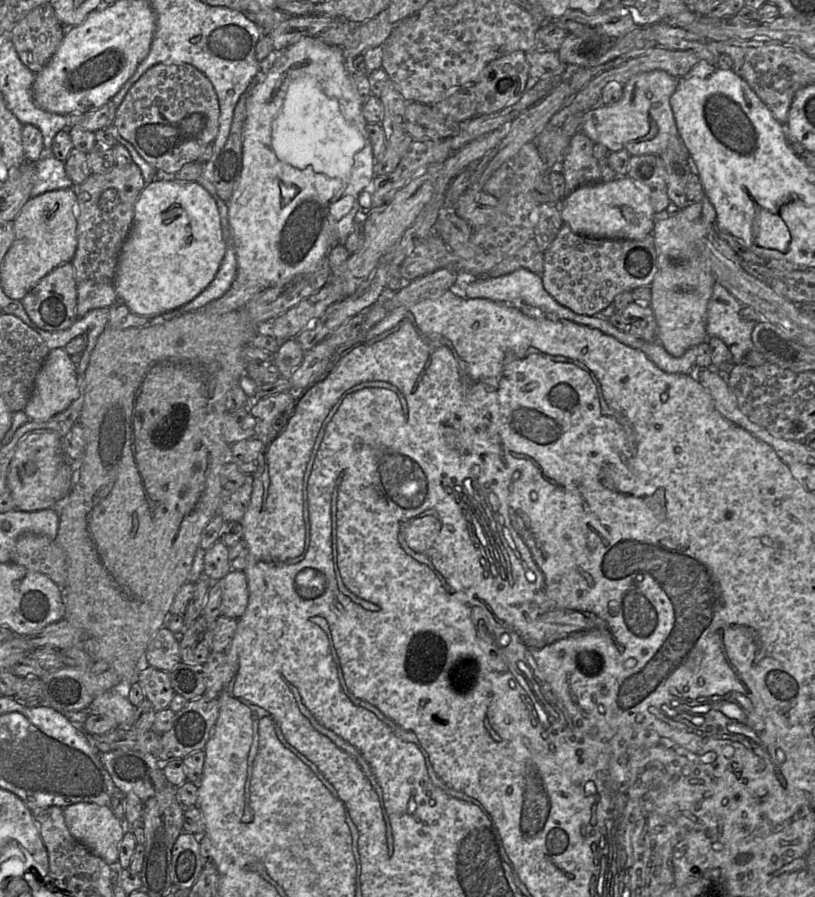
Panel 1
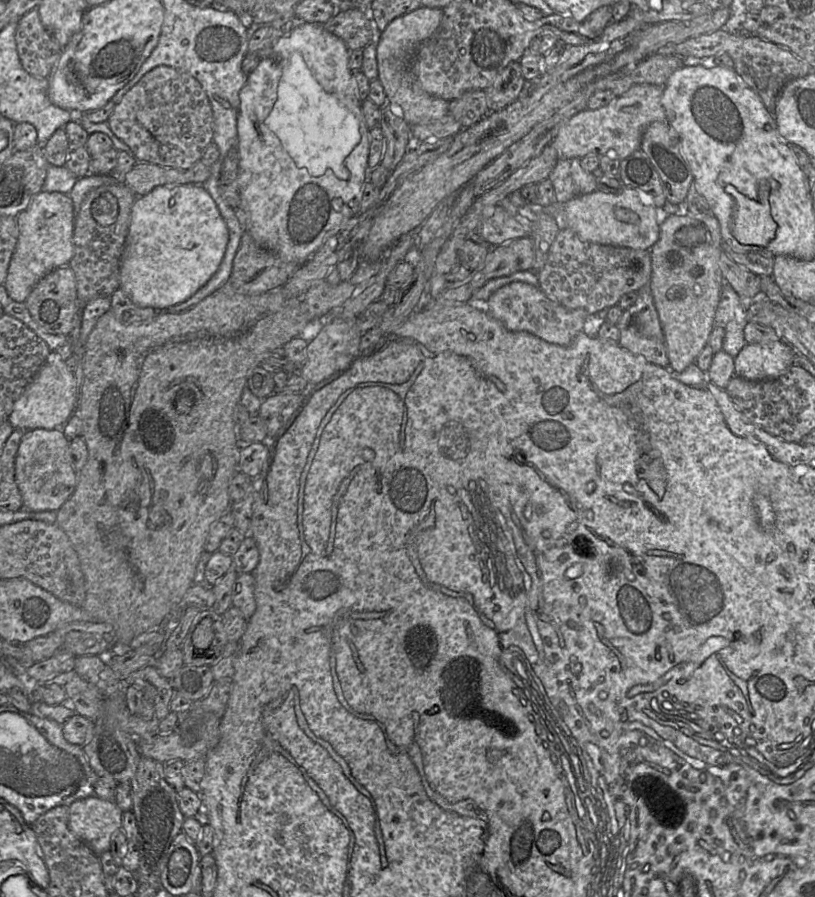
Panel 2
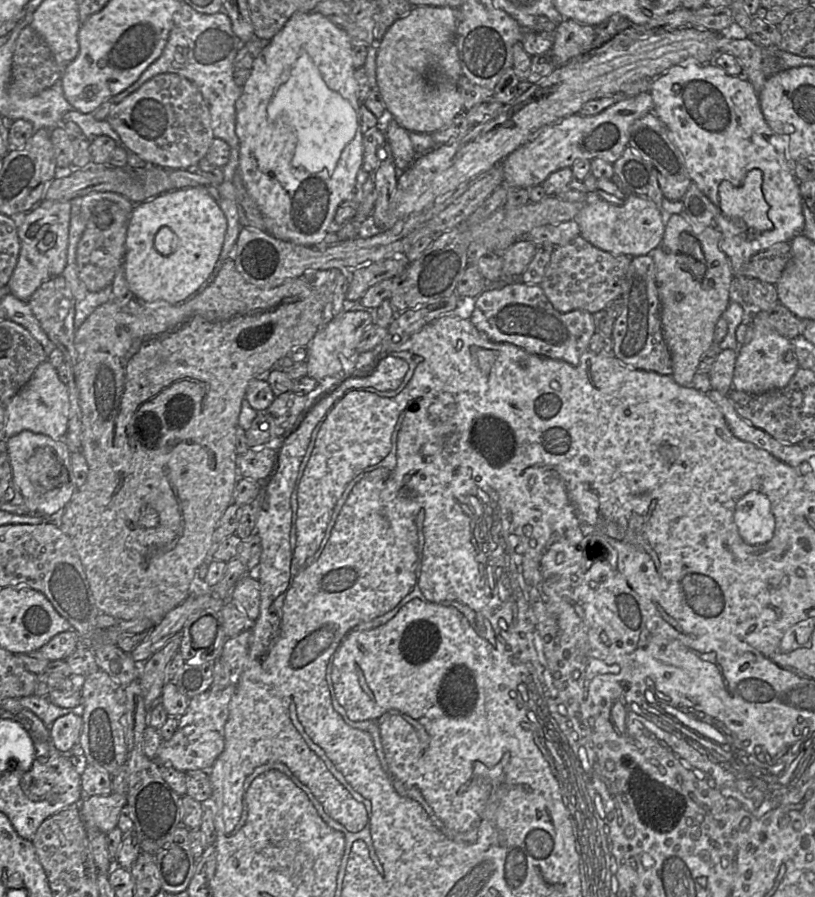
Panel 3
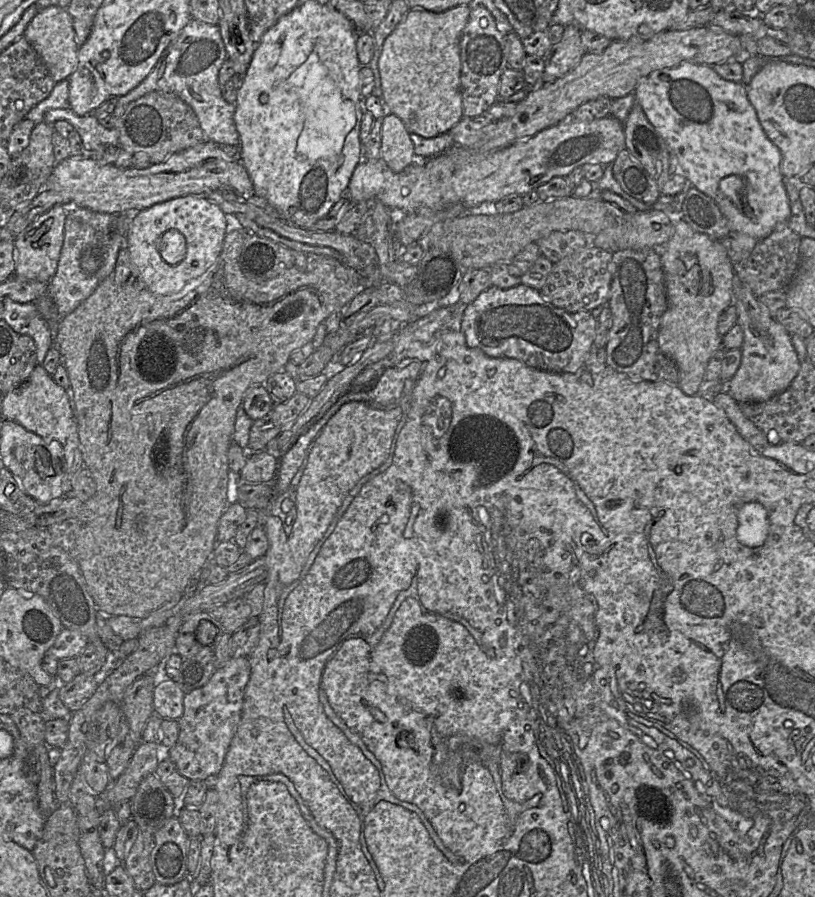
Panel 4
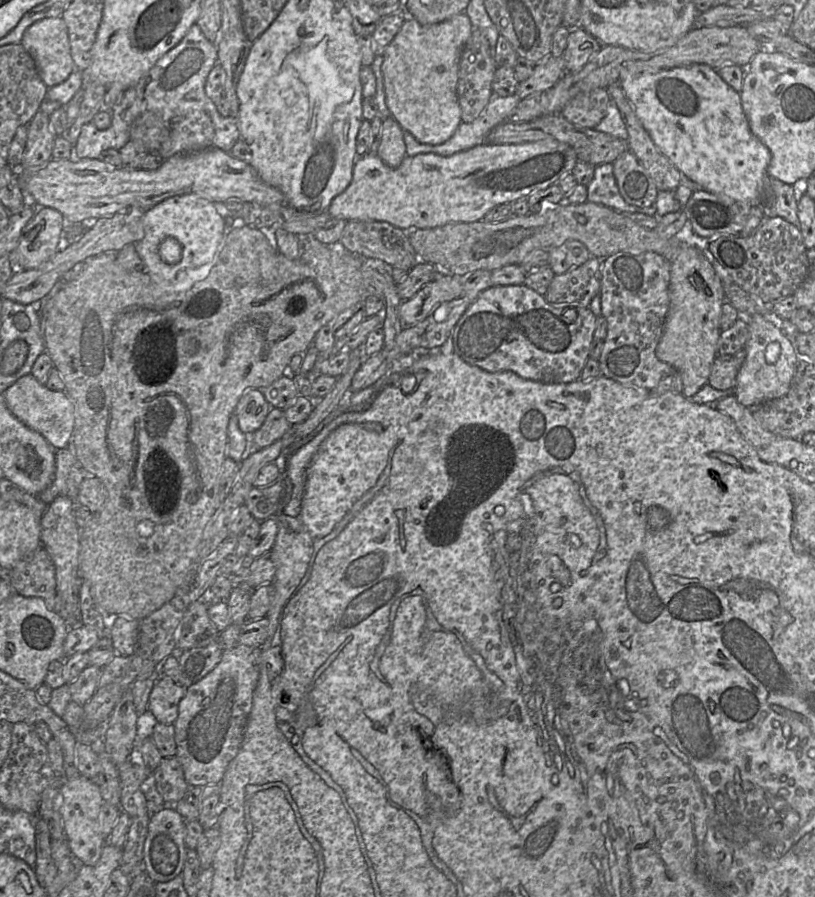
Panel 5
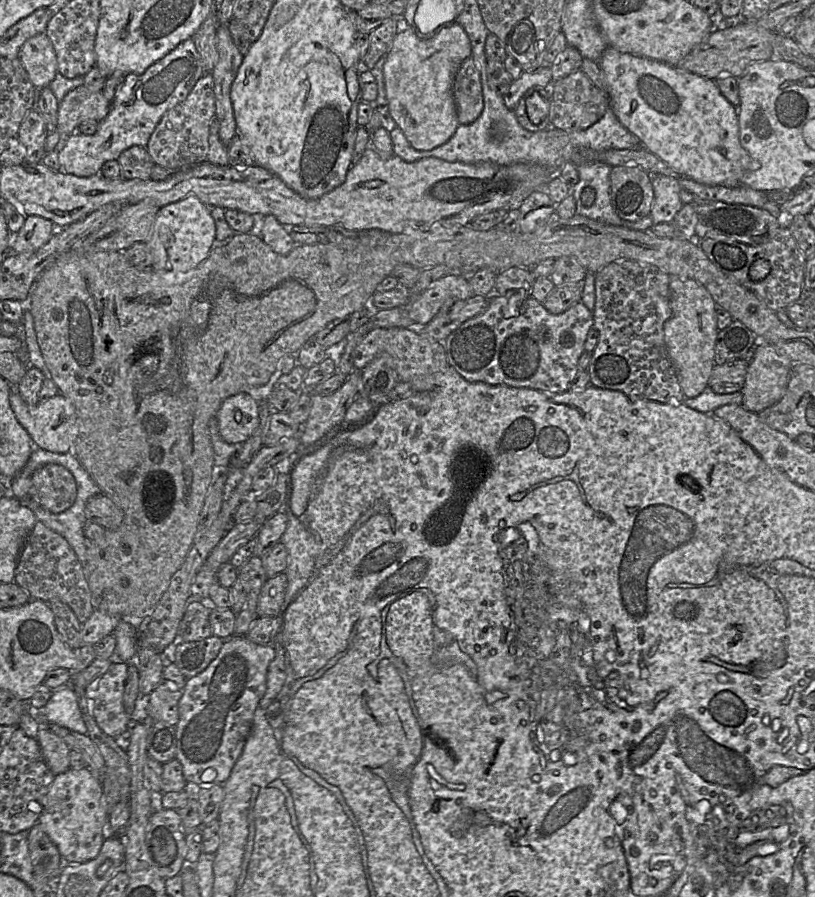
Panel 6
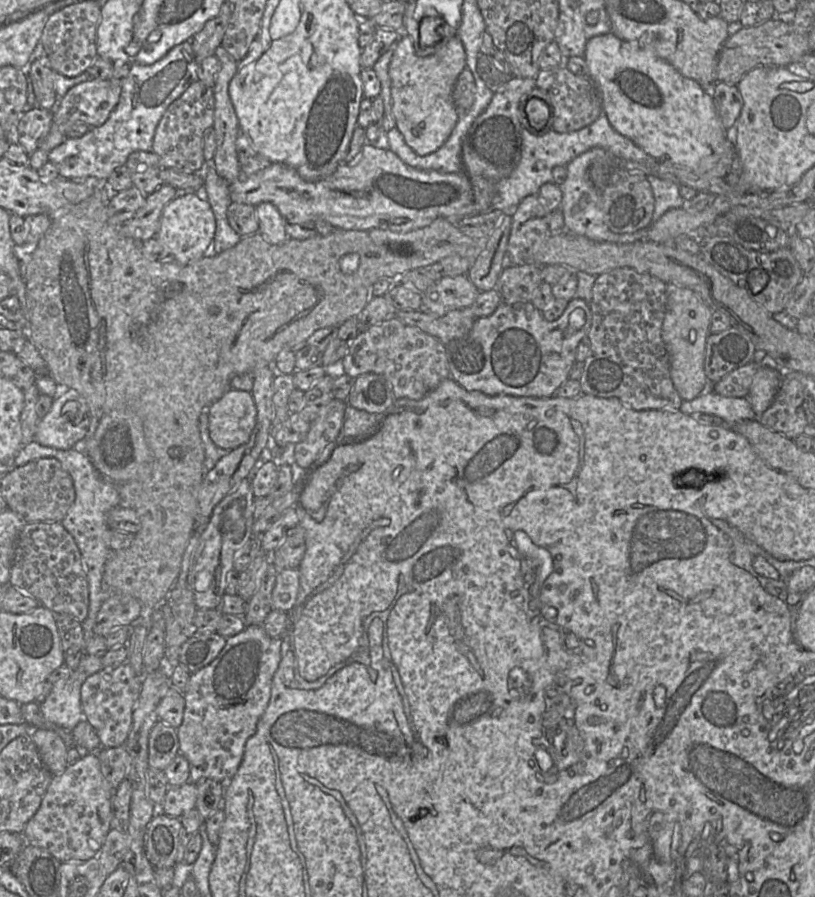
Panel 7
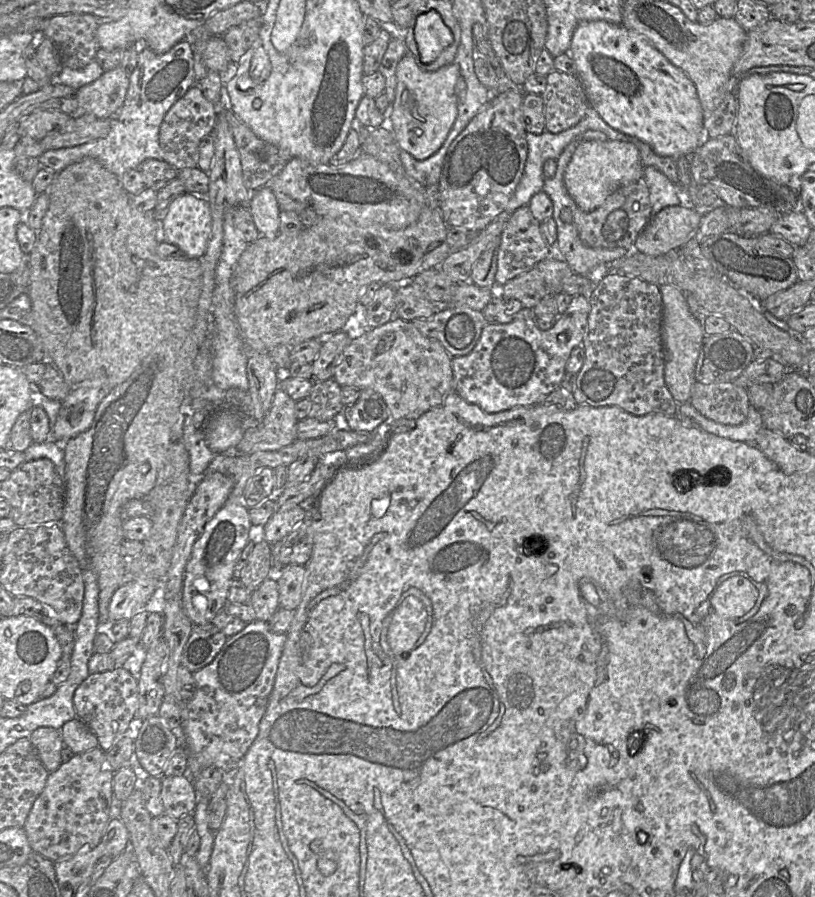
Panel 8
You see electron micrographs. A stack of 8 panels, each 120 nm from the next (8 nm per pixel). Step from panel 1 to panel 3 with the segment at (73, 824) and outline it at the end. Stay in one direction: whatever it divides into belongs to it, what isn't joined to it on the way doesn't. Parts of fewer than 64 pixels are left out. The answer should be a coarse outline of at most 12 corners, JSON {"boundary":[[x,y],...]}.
{"boundary":[[127,795],[79,802],[86,829],[107,834],[118,824]]}

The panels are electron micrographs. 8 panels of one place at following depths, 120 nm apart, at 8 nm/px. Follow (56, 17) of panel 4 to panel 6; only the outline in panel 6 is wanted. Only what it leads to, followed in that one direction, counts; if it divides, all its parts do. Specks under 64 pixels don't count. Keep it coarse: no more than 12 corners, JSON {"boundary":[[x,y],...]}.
{"boundary":[[45,32],[25,41],[19,59],[37,89],[58,73]]}

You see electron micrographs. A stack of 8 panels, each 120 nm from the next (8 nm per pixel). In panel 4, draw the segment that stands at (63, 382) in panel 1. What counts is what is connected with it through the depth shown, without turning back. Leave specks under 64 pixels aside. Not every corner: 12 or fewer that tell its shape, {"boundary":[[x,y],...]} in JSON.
{"boundary":[[42,364],[3,395],[4,419],[64,444],[71,389]]}

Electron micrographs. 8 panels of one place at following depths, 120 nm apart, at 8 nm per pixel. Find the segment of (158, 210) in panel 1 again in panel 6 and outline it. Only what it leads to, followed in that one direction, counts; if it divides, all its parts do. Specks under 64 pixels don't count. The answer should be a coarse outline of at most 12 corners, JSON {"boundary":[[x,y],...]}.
{"boundary":[[161,207],[147,240],[155,270],[196,270],[216,243],[211,208]]}

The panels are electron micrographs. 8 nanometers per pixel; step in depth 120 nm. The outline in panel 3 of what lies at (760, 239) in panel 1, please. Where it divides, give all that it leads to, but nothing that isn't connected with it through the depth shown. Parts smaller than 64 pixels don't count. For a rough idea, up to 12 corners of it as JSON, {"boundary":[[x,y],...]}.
{"boundary":[[750,170],[741,186],[722,181],[725,214],[750,229],[773,228],[762,193],[763,174]]}

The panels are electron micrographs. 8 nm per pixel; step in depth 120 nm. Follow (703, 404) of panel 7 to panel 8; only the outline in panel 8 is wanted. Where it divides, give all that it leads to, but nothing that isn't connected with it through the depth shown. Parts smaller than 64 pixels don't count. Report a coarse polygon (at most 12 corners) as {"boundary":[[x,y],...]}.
{"boundary":[[690,402],[679,412],[706,432],[733,441],[753,443],[763,427],[761,413],[749,406],[736,426],[704,417]]}

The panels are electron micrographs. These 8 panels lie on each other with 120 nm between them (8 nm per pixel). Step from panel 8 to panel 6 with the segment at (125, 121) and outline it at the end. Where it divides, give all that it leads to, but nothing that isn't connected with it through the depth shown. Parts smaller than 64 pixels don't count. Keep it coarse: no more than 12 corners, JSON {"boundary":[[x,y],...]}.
{"boundary":[[193,38],[128,73],[96,133],[60,139],[63,171],[146,148],[204,74]]}

